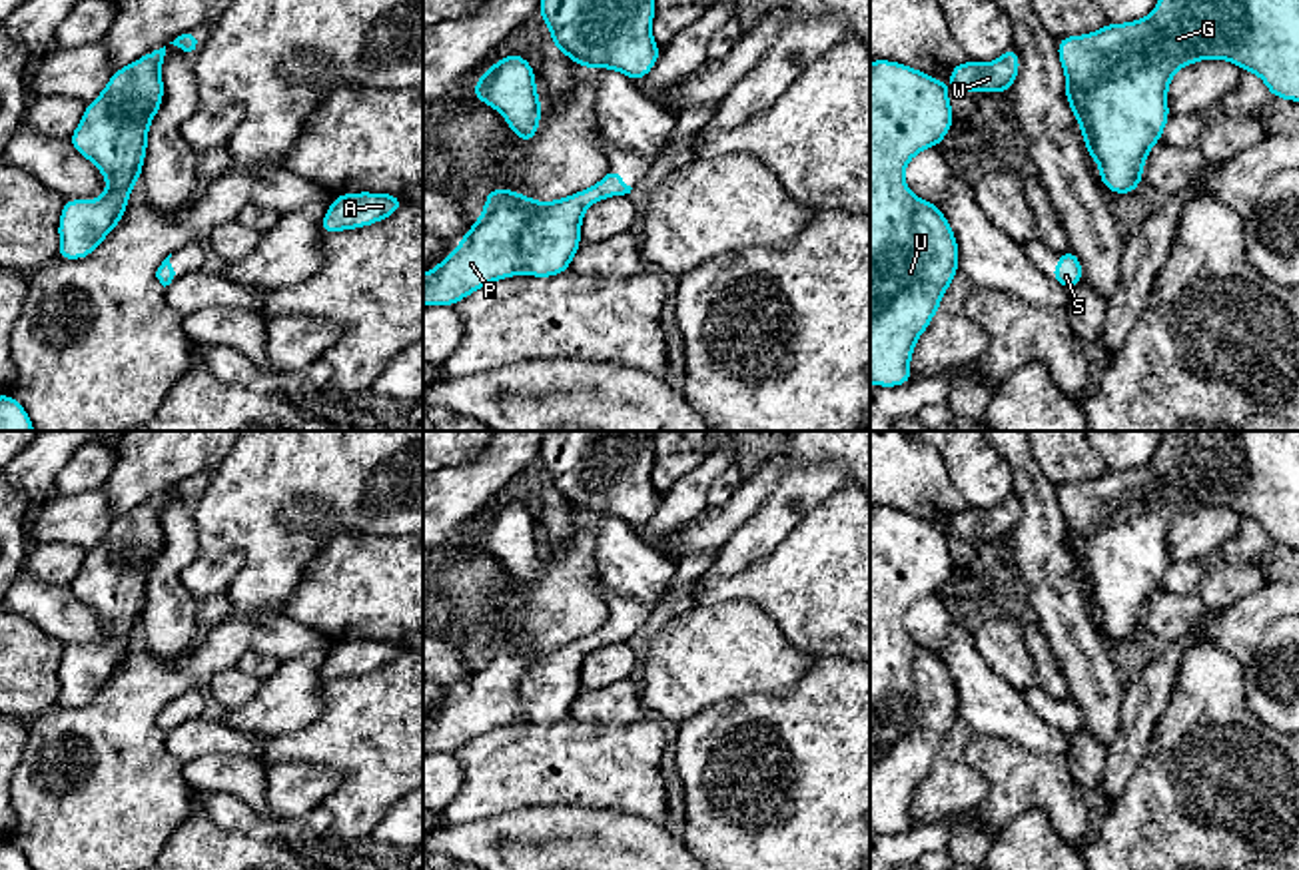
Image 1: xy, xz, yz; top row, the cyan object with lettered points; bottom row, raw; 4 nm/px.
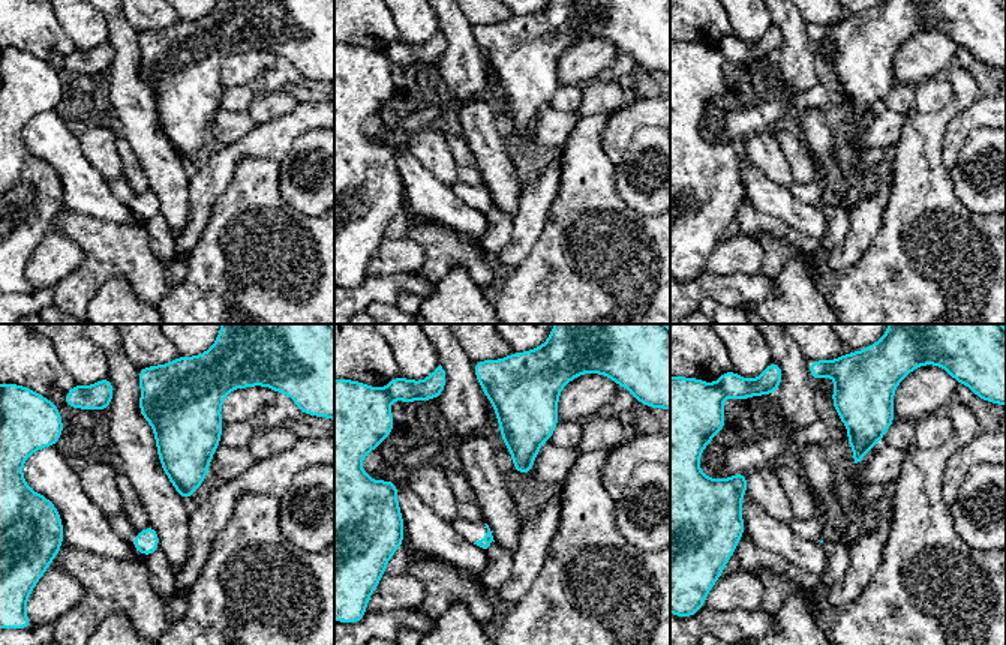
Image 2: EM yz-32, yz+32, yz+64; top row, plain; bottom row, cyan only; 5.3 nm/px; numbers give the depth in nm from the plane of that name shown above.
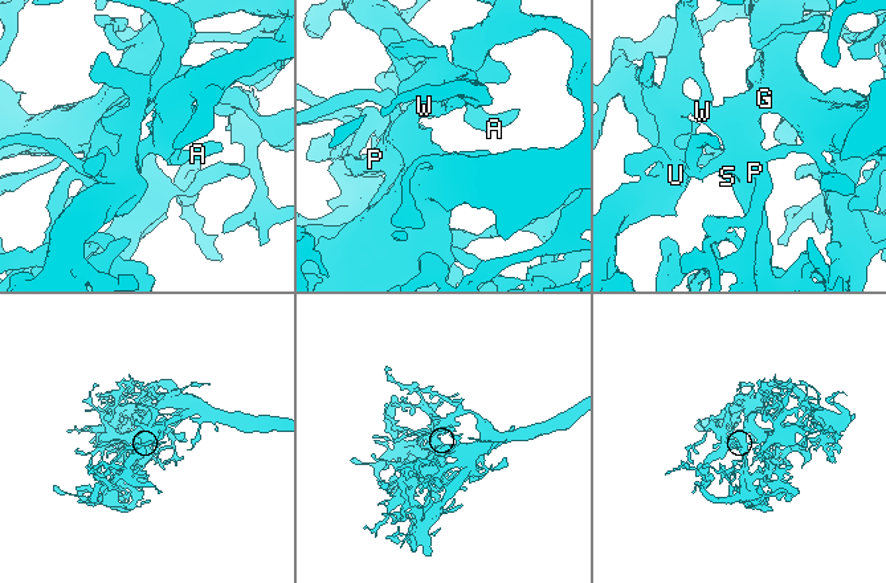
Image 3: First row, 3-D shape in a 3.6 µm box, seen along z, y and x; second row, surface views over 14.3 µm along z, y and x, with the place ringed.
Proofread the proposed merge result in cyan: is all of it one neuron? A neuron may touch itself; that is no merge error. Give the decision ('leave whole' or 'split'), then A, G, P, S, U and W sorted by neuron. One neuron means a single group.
leave whole; A G P S U W

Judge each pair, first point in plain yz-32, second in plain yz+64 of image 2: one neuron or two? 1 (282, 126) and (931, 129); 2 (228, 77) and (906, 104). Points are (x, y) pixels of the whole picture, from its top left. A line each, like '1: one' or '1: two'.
1: two
2: two

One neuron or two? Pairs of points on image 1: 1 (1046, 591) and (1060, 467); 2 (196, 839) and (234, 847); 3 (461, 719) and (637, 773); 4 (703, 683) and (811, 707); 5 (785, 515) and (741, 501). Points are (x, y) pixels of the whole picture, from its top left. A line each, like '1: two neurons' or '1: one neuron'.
1: two neurons
2: one neuron
3: two neurons
4: two neurons
5: two neurons

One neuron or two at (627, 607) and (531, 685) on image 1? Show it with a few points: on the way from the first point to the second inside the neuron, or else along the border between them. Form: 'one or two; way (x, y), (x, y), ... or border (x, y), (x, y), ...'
one; way (607, 631), (581, 647), (555, 673)

